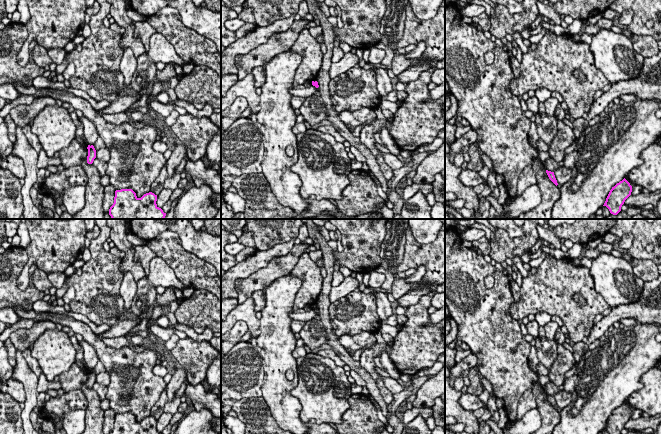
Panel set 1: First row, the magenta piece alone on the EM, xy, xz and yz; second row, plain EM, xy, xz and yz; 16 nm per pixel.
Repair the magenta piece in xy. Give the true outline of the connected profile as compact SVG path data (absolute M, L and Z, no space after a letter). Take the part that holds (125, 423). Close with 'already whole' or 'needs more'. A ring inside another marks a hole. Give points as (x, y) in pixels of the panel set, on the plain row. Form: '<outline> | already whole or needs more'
M121 413L115 415L114 427L109 434L162 434L156 425L157 419L152 416L138 422L132 413Z | already whole

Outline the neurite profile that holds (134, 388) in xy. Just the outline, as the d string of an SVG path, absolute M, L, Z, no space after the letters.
M15 306L14 310L21 318L50 320L69 327L75 334L80 334L84 341L95 348L99 361L110 374L106 393L110 408L116 414L132 413L137 422L151 416L151 408L167 388L163 377L153 373L159 355L156 349L146 347L138 353L129 346L111 348L106 346L87 324L70 316L51 312L37 314L33 309L25 310L21 306Z

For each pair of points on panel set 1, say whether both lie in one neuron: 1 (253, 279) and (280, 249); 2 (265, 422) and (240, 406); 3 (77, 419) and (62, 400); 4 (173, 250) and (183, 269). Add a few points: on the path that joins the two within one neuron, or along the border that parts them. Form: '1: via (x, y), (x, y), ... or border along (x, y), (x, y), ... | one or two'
1: border along (272, 259), (265, 266), (250, 274) | two
2: via (259, 419), (246, 408) | one
3: via (72, 414), (71, 409), (67, 405) | one
4: via (175, 255), (183, 264) | one

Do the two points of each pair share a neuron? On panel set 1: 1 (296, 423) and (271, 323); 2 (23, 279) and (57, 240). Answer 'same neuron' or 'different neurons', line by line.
1: same neuron
2: same neuron

